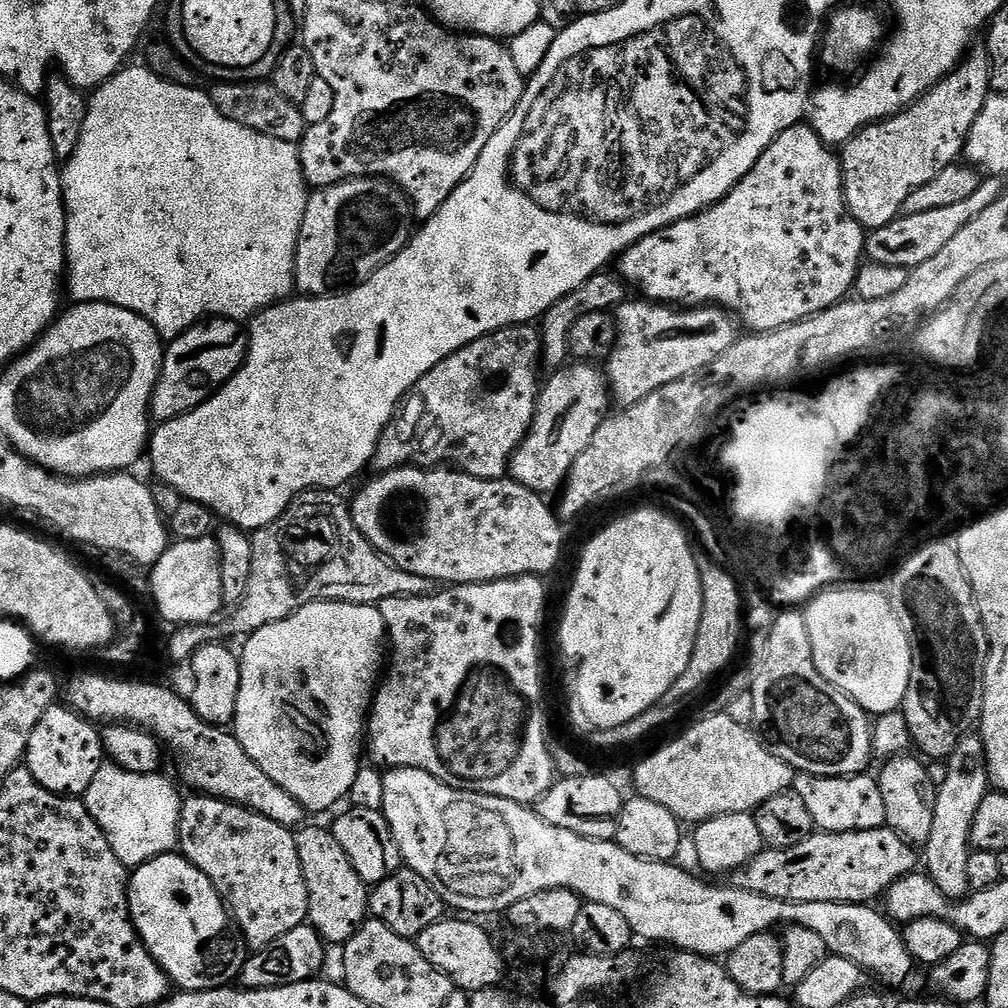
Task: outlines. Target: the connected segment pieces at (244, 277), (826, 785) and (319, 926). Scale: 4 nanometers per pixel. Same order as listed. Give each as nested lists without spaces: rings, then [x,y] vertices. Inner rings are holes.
[[[147,66],[139,67],[121,68],[87,97],[88,109],[78,144],[74,146],[72,157],[62,164],[64,213],[68,215],[64,239],[66,292],[73,296],[73,301],[81,304],[105,300],[108,304],[117,304],[137,312],[155,326],[165,341],[171,342],[198,320],[223,318],[228,322],[244,322],[264,308],[293,295],[296,283],[295,239],[264,240],[264,228],[298,230],[302,226],[310,192],[300,169],[297,145],[270,138],[265,133],[232,122],[219,113],[209,93],[204,88],[200,89],[200,86],[176,84],[173,80],[165,80]]]
[[[800,772],[794,780],[794,790],[806,802],[810,818],[821,832],[857,832],[883,828],[888,823],[886,801],[882,799],[882,786],[872,774],[858,776],[811,776]]]
[[[305,823],[295,829],[296,849],[306,878],[308,920],[319,936],[329,945],[347,944],[369,915],[369,885],[354,870],[346,850],[338,846],[338,838],[327,827]]]

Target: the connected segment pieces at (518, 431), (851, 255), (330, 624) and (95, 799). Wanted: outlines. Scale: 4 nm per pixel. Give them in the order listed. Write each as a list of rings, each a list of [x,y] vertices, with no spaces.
[[[511,324],[505,328],[498,329],[496,332],[486,334],[466,346],[462,346],[457,352],[450,354],[442,362],[438,362],[438,366],[434,366],[429,372],[422,374],[422,378],[418,378],[416,385],[404,395],[404,399],[398,405],[396,415],[384,427],[382,434],[378,438],[376,453],[372,455],[370,461],[371,467],[373,469],[376,467],[376,470],[380,472],[388,472],[391,468],[402,468],[405,466],[435,468],[452,462],[448,460],[460,460],[459,467],[472,476],[477,476],[483,480],[501,479],[509,471],[512,456],[532,425],[532,419],[536,413],[536,399],[539,398],[542,387],[542,376],[540,380],[540,372],[542,373],[542,332],[539,327],[532,324]]]
[[[801,122],[794,125],[790,130],[781,132],[776,137],[776,141],[761,154],[752,169],[736,183],[734,190],[730,190],[728,195],[722,197],[718,203],[711,204],[707,210],[674,222],[662,230],[651,232],[650,235],[642,237],[636,244],[631,244],[619,257],[618,265],[620,264],[620,268],[618,267],[618,272],[633,289],[641,288],[644,291],[641,293],[653,302],[669,306],[719,305],[719,307],[726,308],[739,317],[743,327],[745,324],[748,330],[758,333],[769,332],[775,328],[793,324],[806,319],[808,316],[818,314],[830,306],[839,304],[853,291],[856,274],[860,271],[865,256],[866,229],[850,214],[850,210],[844,201],[844,183],[842,182],[840,157],[829,145],[822,142],[822,138],[813,128],[807,123]]]
[[[315,600],[314,603],[298,609],[293,616],[262,626],[262,630],[252,633],[243,644],[244,652],[239,653],[240,689],[234,721],[236,741],[243,746],[246,754],[250,754],[250,758],[254,758],[254,762],[258,762],[258,766],[262,766],[262,770],[266,770],[270,778],[274,778],[274,782],[278,782],[278,786],[282,786],[282,790],[286,790],[286,794],[290,794],[300,803],[301,808],[312,813],[324,812],[327,808],[334,807],[343,796],[345,799],[351,793],[354,778],[362,767],[360,748],[362,752],[362,745],[366,740],[366,721],[370,715],[372,697],[382,676],[382,661],[386,656],[386,629],[379,607],[371,604],[348,604],[345,600]]]
[[[105,762],[83,794],[84,805],[106,834],[114,854],[118,854],[118,862],[122,862],[129,870],[135,870],[139,864],[145,864],[156,856],[169,855],[180,843],[182,795],[166,777],[160,775],[156,772],[123,772],[117,764]]]

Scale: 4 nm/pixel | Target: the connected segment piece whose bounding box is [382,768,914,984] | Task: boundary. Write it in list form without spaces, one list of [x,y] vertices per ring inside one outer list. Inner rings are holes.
[[[389,768],[383,773],[384,781],[382,782],[382,794],[384,802],[382,811],[384,817],[388,819],[388,825],[392,831],[392,837],[396,840],[396,845],[400,851],[401,861],[407,867],[415,870],[418,874],[422,874],[422,878],[426,878],[426,882],[434,884],[440,891],[441,896],[449,905],[452,904],[456,908],[461,908],[461,913],[476,914],[472,912],[500,912],[507,913],[508,908],[522,898],[526,898],[530,894],[538,894],[542,890],[550,890],[551,888],[568,888],[571,892],[576,892],[585,901],[593,900],[594,902],[602,902],[604,906],[611,906],[614,910],[618,910],[626,922],[630,922],[633,933],[637,937],[640,936],[644,940],[661,940],[664,944],[673,944],[673,949],[681,952],[693,952],[699,956],[710,956],[713,958],[726,958],[734,950],[738,950],[738,946],[742,946],[742,942],[746,942],[746,938],[754,938],[754,934],[762,934],[769,930],[775,929],[775,924],[779,926],[791,926],[798,924],[803,928],[814,930],[814,934],[822,937],[822,942],[826,942],[829,953],[833,956],[841,956],[850,962],[854,962],[859,968],[863,968],[865,973],[876,976],[881,976],[888,984],[904,984],[912,976],[912,967],[914,961],[912,955],[908,953],[908,948],[904,944],[904,938],[901,929],[883,911],[875,912],[872,906],[868,904],[847,904],[846,902],[794,902],[793,900],[783,900],[782,898],[770,898],[766,894],[754,894],[754,890],[742,890],[741,888],[733,888],[731,883],[724,884],[707,884],[704,880],[699,880],[692,872],[683,872],[679,868],[679,863],[665,862],[663,860],[647,860],[641,856],[630,854],[630,850],[626,850],[621,844],[617,844],[615,840],[595,840],[594,838],[586,838],[574,834],[570,830],[562,830],[558,826],[550,826],[550,822],[546,822],[527,804],[519,804],[513,800],[506,798],[498,798],[491,796],[485,792],[473,792],[471,788],[457,786],[451,782],[445,782],[438,779],[436,776],[431,776],[426,770],[421,768]]]

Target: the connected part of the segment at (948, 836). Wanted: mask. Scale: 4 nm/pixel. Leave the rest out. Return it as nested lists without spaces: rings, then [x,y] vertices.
[[[969,734],[961,738],[958,746],[947,757],[948,773],[945,781],[936,789],[936,805],[934,806],[934,823],[930,826],[930,838],[922,845],[922,860],[928,863],[926,875],[950,900],[963,900],[970,892],[969,863],[972,845],[972,827],[974,817],[978,814],[978,806],[988,796],[990,781],[988,763],[986,762],[986,746],[979,735]]]

